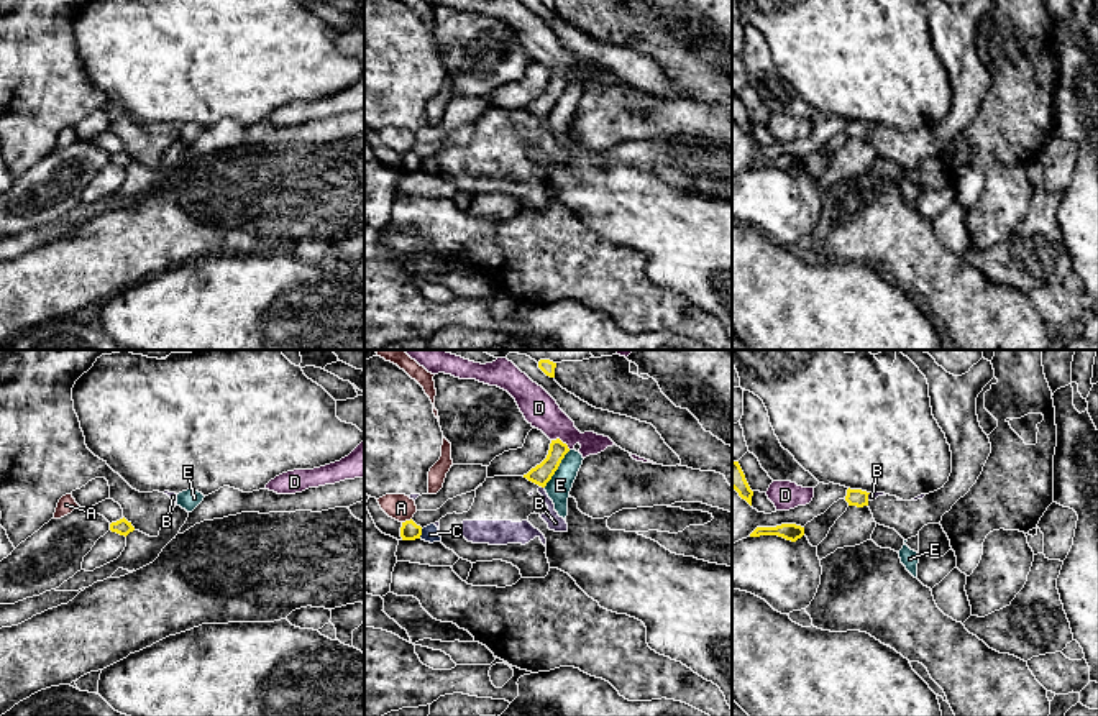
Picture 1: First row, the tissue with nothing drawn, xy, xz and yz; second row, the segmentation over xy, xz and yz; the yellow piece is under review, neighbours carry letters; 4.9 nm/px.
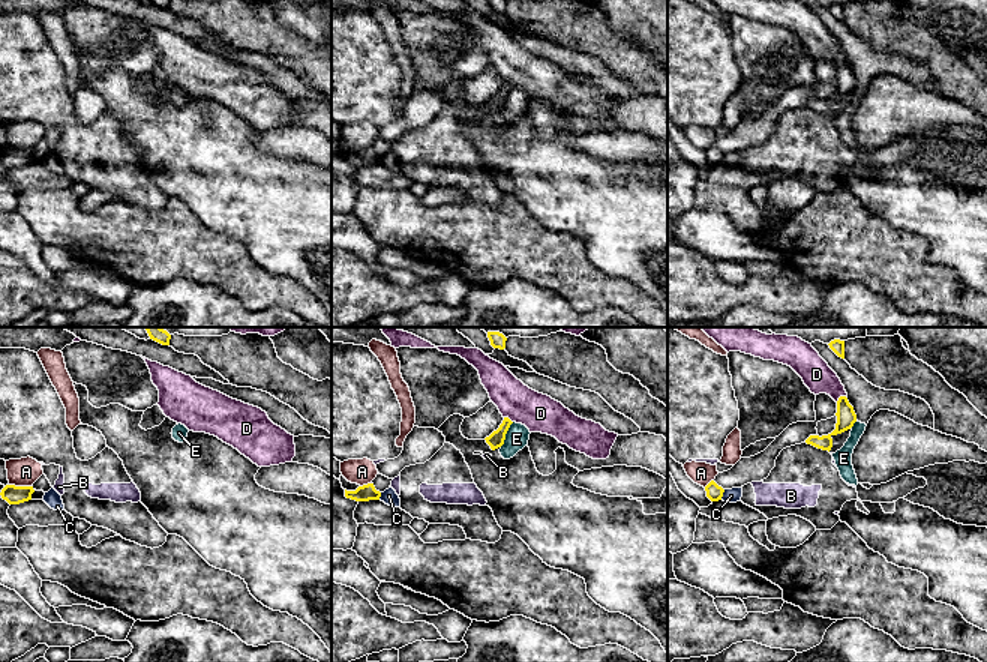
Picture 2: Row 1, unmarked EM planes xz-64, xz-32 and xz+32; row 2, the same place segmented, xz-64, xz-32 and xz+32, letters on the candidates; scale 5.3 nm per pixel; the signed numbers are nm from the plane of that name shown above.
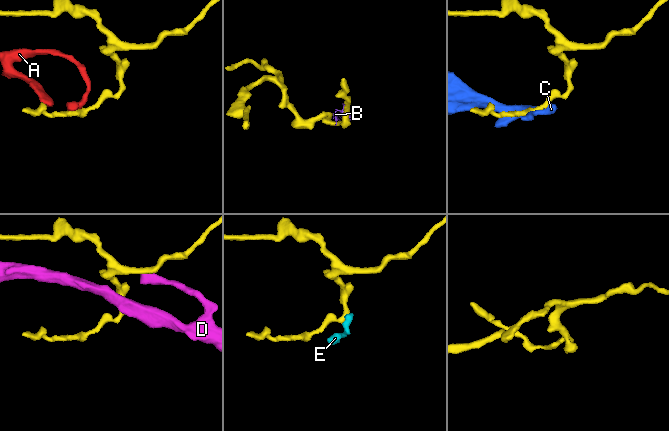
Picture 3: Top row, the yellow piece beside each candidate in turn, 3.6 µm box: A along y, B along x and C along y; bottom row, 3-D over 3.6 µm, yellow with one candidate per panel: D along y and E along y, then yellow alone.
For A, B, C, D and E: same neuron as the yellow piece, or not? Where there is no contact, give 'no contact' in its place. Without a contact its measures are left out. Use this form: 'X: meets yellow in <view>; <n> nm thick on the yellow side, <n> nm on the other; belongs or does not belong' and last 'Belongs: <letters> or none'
A: meets yellow in xz; 90 nm thick on the yellow side, 130 nm on the other; does not belong
B: meets yellow in xz; 100 nm thick on the yellow side, 80 nm on the other; does not belong
C: meets yellow in xz; 90 nm thick on the yellow side, 80 nm on the other; does not belong
D: meets yellow in xz; 100 nm thick on the yellow side, 170 nm on the other; does not belong
E: meets yellow in xz; 100 nm thick on the yellow side, 120 nm on the other; does not belong
Belongs: none

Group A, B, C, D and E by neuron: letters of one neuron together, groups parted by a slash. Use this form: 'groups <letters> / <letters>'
groups A / B / C / D / E

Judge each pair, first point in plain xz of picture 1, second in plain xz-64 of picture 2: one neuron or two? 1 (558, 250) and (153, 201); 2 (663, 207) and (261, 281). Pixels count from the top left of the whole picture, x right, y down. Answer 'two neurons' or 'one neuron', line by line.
1: two neurons
2: two neurons

